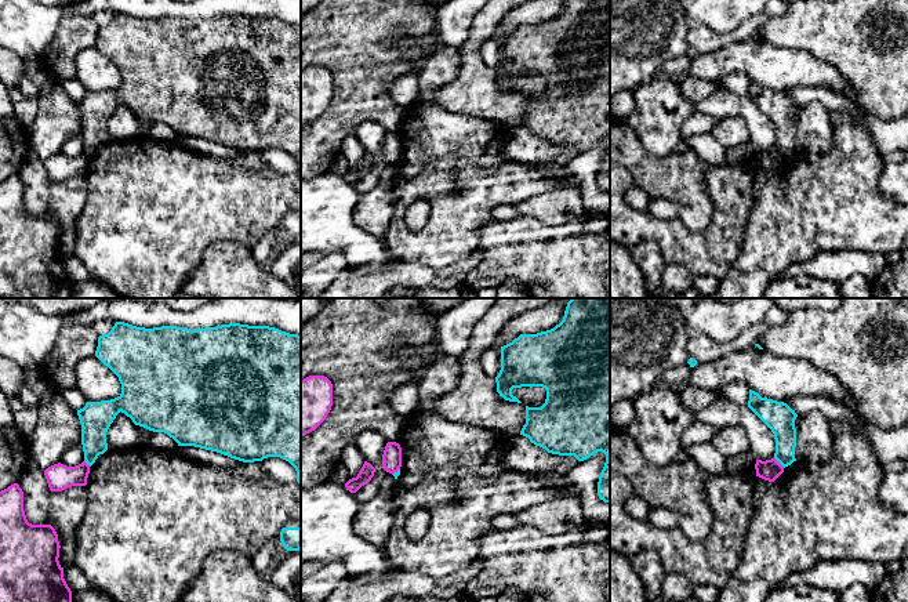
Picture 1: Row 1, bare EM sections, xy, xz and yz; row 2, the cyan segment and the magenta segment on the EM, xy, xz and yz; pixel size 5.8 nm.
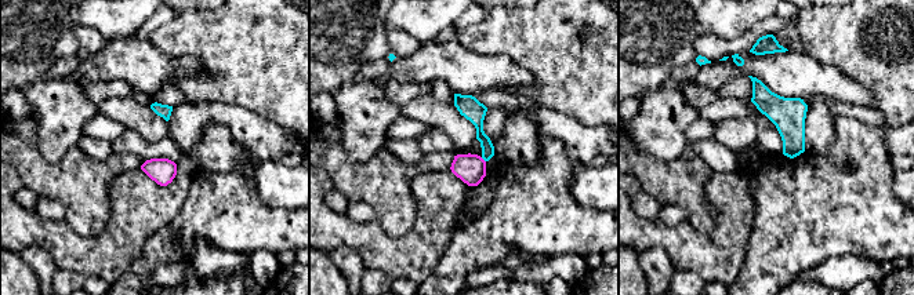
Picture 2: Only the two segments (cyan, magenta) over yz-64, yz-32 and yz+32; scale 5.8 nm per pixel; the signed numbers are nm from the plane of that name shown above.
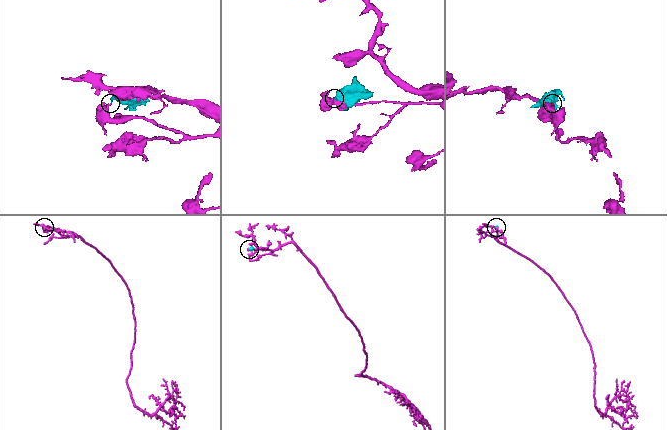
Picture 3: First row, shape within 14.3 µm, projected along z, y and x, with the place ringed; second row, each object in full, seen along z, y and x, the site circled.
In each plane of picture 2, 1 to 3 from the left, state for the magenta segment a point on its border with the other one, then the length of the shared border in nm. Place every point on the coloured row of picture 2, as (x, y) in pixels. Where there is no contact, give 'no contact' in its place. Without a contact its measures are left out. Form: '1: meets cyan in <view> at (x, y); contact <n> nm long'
1: no contact
2: meets cyan in yz-32 at (483, 159); contact 40 nm long
3: no contact

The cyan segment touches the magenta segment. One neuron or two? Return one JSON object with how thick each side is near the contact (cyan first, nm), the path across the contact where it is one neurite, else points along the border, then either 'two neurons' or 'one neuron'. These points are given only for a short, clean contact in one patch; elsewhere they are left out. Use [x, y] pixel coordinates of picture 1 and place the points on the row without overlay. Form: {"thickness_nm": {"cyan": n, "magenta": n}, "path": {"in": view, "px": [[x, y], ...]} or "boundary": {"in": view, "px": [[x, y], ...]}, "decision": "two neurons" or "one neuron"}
{"thickness_nm": {"cyan": 160, "magenta": 120}, "boundary": {"in": "yz", "px": [[774, 148], [784, 158]]}, "decision": "two neurons"}

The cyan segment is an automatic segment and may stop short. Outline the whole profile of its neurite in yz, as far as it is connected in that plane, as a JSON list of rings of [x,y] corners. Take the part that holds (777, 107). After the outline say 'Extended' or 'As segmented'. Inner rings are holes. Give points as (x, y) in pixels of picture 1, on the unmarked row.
[[[749,80],[748,98],[771,120],[776,130],[774,149],[785,159],[795,149],[798,105],[787,94],[762,88]]]. As segmented

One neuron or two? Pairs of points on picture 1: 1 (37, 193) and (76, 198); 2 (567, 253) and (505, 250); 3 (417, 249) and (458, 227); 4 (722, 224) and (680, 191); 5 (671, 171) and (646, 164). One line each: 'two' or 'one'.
1: one
2: one
3: one
4: two
5: one

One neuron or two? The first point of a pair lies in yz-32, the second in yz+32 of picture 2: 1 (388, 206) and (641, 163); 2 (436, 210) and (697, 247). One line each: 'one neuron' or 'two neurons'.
1: one neuron
2: one neuron

